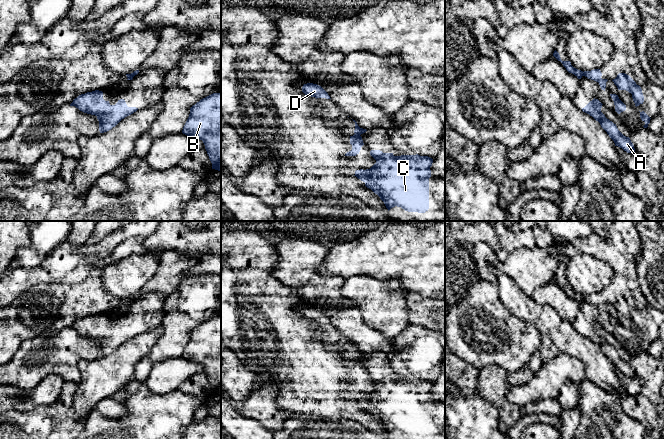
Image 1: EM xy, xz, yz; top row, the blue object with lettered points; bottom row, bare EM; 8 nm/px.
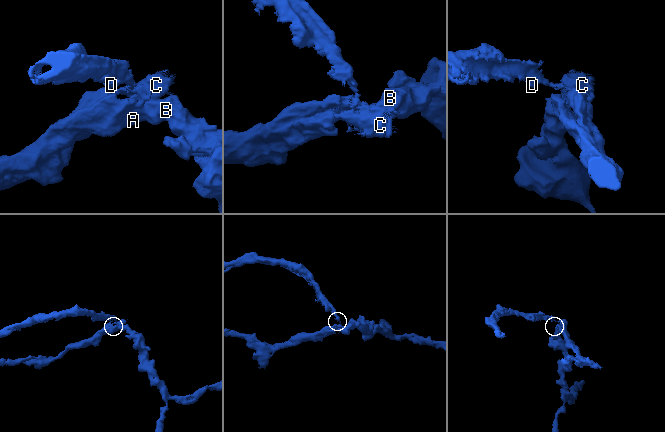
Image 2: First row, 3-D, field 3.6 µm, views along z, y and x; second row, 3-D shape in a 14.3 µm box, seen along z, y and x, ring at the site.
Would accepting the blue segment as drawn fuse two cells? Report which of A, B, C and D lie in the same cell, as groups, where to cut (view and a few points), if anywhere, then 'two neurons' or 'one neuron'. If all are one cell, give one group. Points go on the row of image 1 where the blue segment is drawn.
groups A B C / D; cut xz (355, 133), (359, 135); two neurons

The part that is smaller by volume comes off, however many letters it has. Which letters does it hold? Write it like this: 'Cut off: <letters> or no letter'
Cut off: D

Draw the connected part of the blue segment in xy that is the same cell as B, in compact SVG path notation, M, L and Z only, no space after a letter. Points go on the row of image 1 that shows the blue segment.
M213 93L190 108L182 133L202 140L212 169L221 171L221 93Z

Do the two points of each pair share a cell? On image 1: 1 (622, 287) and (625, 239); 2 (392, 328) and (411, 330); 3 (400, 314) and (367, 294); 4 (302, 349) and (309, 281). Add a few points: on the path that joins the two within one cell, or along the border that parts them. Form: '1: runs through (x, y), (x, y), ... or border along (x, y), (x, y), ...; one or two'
1: runs through (624, 275), (624, 251); one
2: border along (409, 324), (392, 339); two
3: runs through (392, 314), (375, 298); one
4: border along (296, 293), (299, 294); two

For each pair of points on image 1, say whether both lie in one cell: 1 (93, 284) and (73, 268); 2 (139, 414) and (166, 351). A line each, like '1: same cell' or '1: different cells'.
1: different cells
2: different cells

